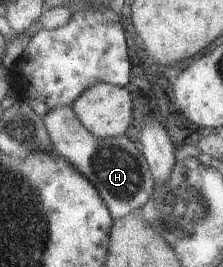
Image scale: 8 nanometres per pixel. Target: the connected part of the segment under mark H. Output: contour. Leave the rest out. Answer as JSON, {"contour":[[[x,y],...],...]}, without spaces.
{"contour":[[[69,106],[50,108],[41,117],[48,129],[54,150],[75,170],[78,171],[99,192],[101,199],[109,208],[113,219],[123,219],[135,210],[141,209],[151,198],[154,179],[143,154],[127,138],[119,136],[99,139],[88,132],[77,119]]]}

